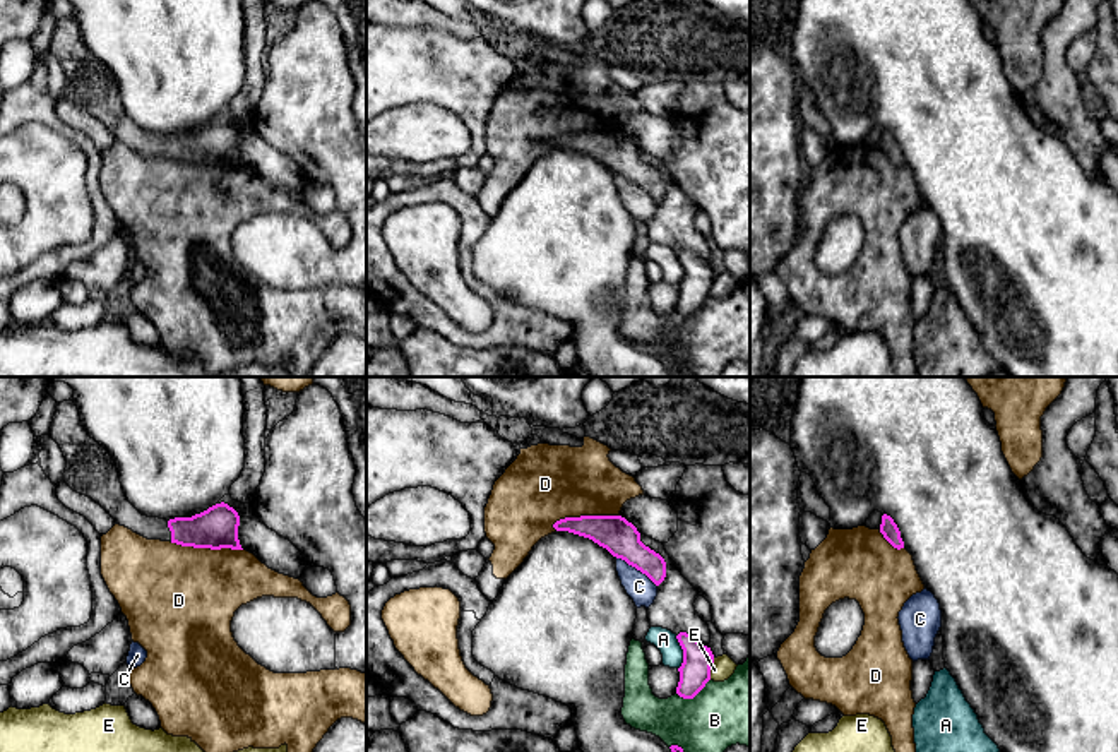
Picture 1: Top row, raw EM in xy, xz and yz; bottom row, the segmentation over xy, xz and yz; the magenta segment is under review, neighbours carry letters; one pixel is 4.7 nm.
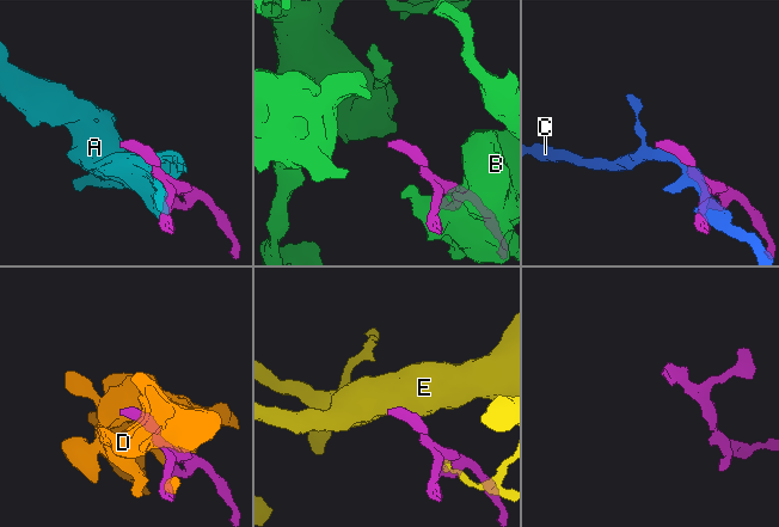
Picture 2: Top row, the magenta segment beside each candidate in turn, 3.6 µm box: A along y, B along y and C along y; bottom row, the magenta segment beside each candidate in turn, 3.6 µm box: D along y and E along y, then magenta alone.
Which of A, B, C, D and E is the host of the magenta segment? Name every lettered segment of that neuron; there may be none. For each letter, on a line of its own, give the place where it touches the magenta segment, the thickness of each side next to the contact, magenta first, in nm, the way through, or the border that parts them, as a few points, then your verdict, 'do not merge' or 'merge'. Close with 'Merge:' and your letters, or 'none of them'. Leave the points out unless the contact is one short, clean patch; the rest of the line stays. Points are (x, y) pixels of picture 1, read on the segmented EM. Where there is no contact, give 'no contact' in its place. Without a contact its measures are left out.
A: xz (683, 653) | 140/100 nm | do not merge
B: xz (694, 696) | 140/320 nm | do not merge
C: xz (636, 567) | 170/120 nm | do not merge
D: xy (206, 547) | 200/460 nm | do not merge
E: xz (709, 668) | 140/110 nm | along xz (714, 658), (709, 679) | do not merge
Merge: none of them

